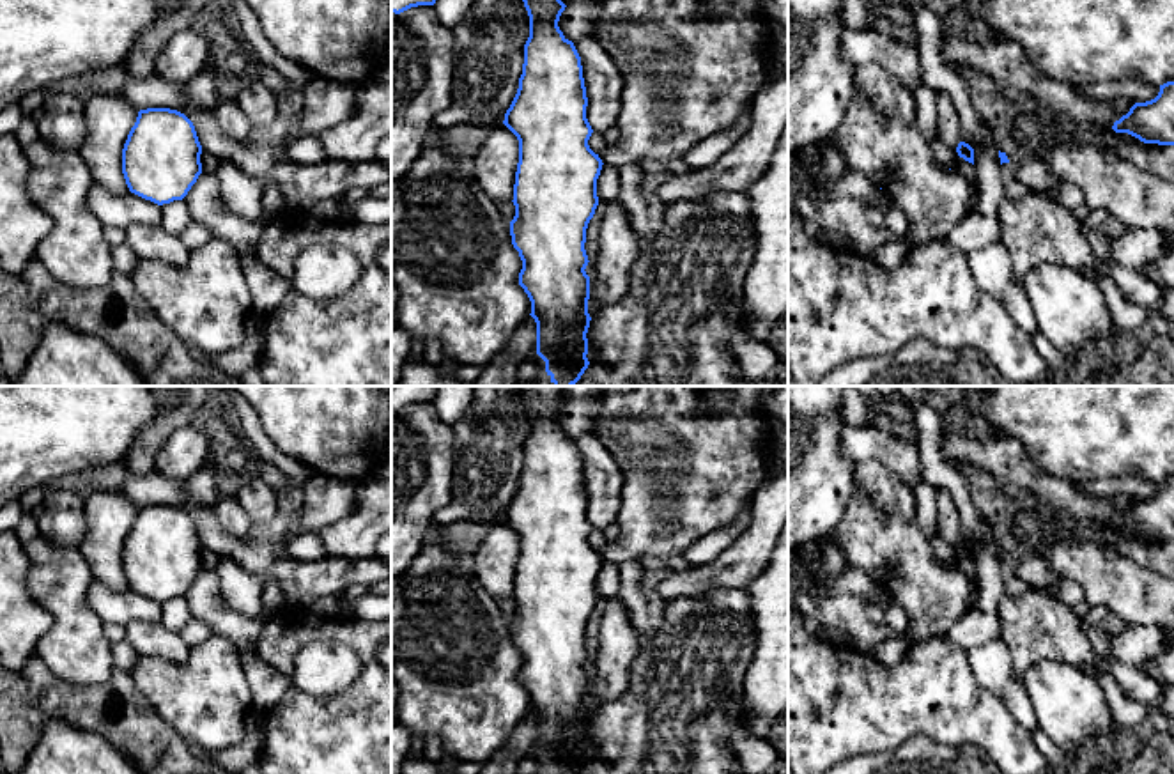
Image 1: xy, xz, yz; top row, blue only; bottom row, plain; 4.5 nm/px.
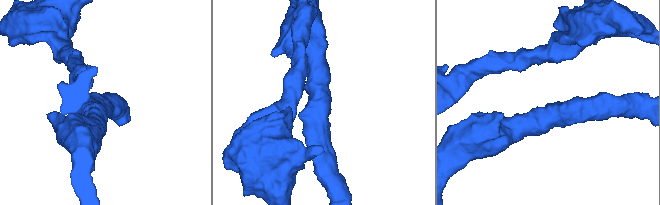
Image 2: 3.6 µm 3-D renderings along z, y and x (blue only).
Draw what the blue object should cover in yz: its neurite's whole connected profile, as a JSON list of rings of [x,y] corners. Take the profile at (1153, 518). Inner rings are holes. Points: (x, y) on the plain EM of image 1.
[[[1174,478],[1160,482],[1155,496],[1135,499],[1112,526],[1144,540],[1174,542]]]

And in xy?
[[[170,505],[140,507],[122,546],[131,590],[158,602],[182,597],[202,570],[193,519]]]

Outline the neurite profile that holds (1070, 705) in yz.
[[[1039,661],[1025,671],[1023,687],[1039,728],[1075,758],[1094,737],[1116,739],[1116,724],[1100,682],[1061,661]]]

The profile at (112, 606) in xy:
[[[92,579],[87,599],[104,625],[119,623],[126,627],[129,622],[138,620],[161,622],[161,602],[131,588],[115,592],[97,579]]]

